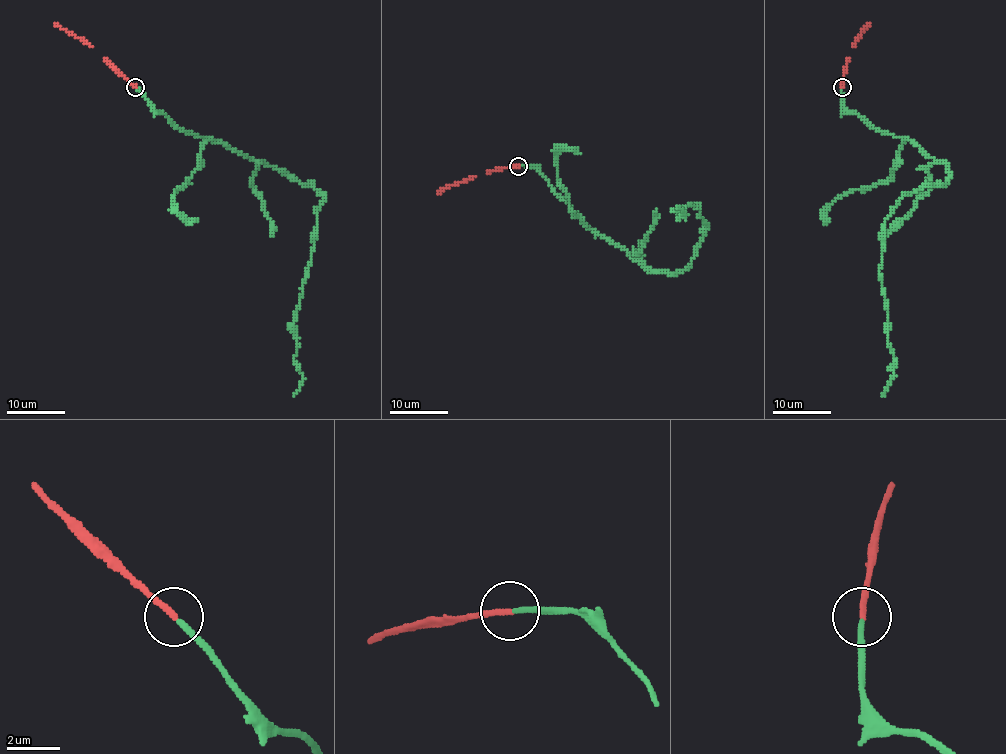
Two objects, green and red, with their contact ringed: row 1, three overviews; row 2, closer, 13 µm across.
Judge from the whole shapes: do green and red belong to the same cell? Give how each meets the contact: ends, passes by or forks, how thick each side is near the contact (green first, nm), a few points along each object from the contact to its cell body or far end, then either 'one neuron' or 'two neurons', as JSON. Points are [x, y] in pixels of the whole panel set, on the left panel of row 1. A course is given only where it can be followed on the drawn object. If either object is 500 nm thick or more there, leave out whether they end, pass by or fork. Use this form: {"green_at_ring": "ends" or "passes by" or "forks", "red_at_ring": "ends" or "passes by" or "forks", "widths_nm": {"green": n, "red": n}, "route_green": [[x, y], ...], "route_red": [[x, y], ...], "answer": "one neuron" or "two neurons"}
{"green_at_ring": "ends", "red_at_ring": "ends", "widths_nm": {"green": 200, "red": 240}, "route_green": [[135, 88], [157, 111], [186, 132], [281, 168], [323, 196], [294, 321], [294, 363], [301, 379], [293, 395]], "route_red": [[135, 86], [92, 46], [54, 24]], "answer": "one neuron"}

